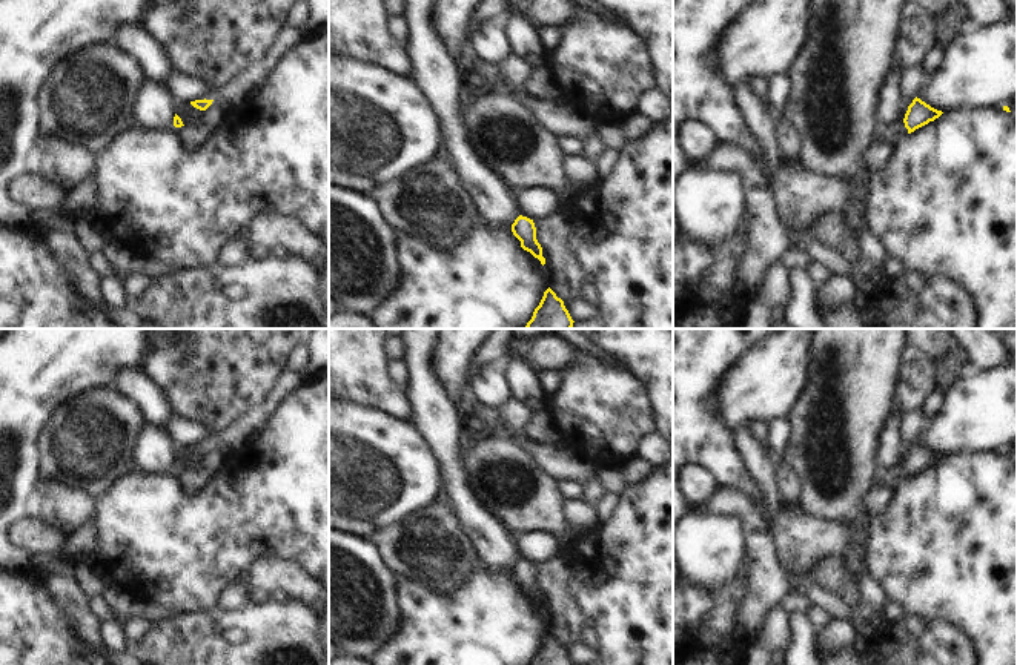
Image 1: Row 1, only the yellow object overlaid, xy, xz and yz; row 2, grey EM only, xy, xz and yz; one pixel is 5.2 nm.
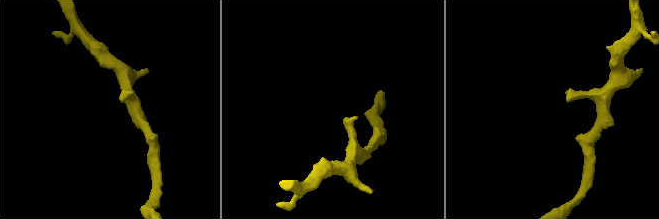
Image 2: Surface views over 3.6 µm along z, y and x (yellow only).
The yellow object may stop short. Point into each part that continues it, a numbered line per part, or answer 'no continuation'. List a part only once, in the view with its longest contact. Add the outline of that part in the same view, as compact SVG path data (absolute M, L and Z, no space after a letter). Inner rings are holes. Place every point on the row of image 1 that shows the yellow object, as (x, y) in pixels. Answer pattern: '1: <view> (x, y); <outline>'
1: yz (897, 129); M900 121L897 124L891 124L891 126L886 126L886 127L879 126L876 134L882 134L885 137L899 137L899 135L908 134L908 129L905 127L905 123Z

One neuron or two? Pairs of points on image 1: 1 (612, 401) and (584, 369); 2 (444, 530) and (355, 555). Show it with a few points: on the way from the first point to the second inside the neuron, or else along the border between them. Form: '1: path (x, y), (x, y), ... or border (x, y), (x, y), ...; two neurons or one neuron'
1: path (604, 393), (587, 377); one neuron
2: border (364, 538), (375, 547), (380, 561), (397, 576); two neurons

